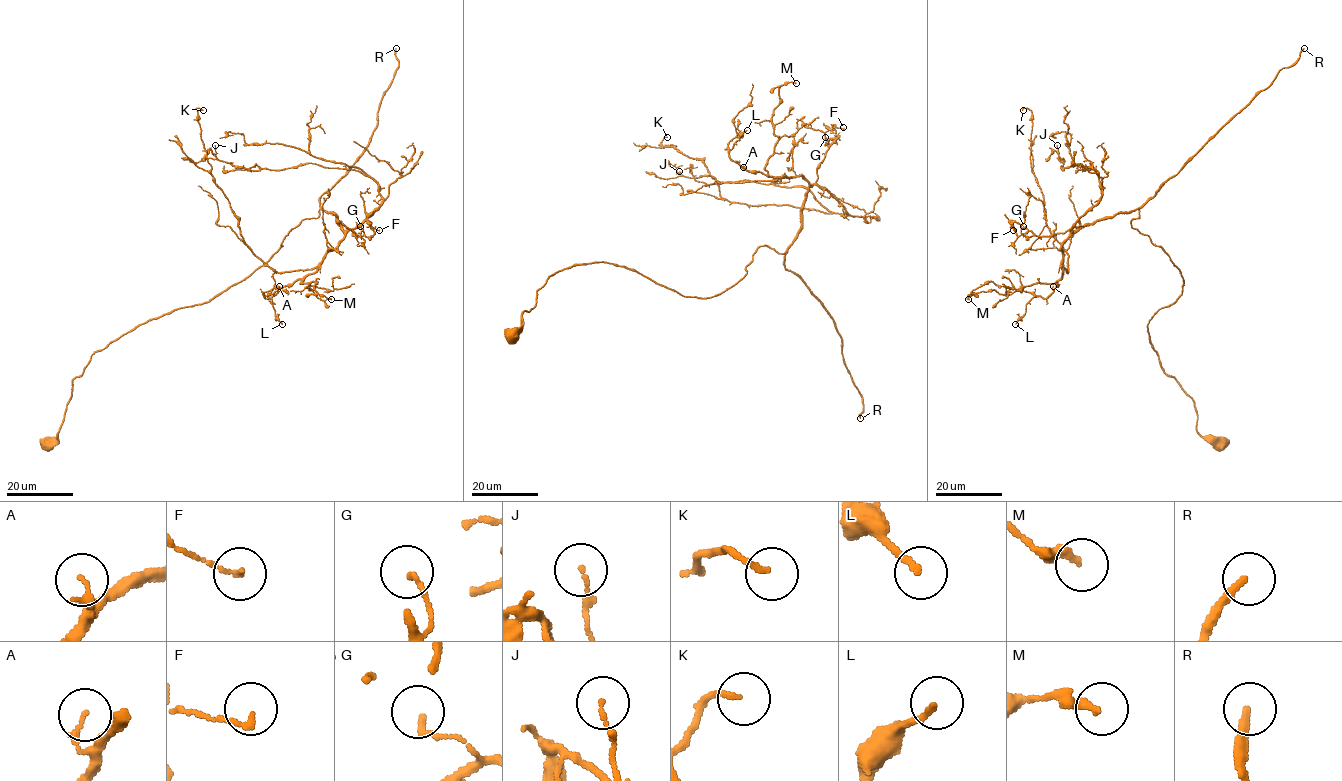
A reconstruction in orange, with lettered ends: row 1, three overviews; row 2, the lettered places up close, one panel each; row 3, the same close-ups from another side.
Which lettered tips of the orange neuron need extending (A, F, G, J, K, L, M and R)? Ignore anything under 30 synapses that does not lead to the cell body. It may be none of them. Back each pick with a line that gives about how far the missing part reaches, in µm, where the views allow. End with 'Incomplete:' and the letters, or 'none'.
R: about 300 µm are missing
Incomplete: R

